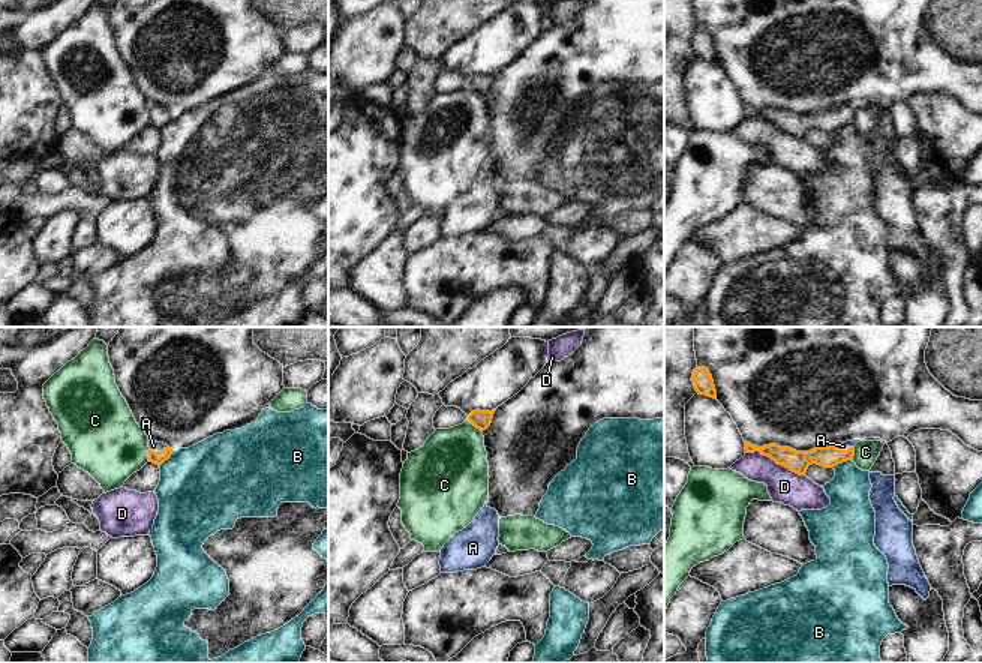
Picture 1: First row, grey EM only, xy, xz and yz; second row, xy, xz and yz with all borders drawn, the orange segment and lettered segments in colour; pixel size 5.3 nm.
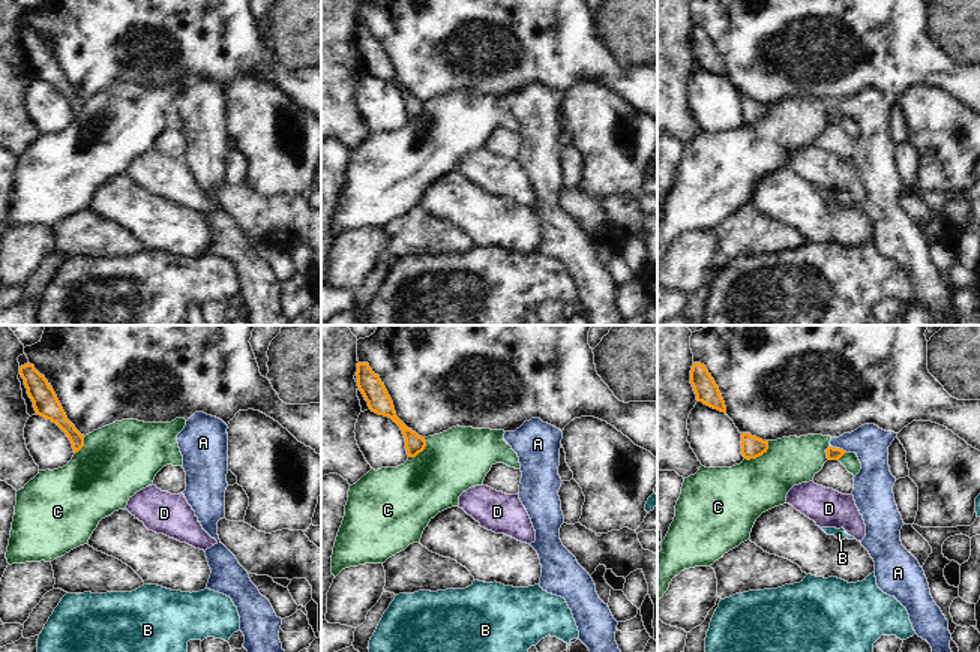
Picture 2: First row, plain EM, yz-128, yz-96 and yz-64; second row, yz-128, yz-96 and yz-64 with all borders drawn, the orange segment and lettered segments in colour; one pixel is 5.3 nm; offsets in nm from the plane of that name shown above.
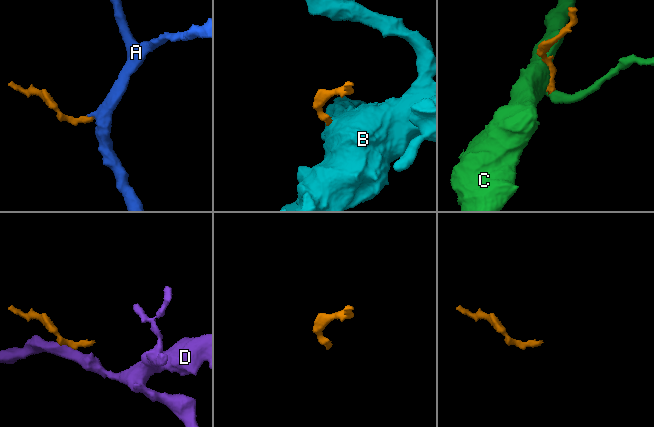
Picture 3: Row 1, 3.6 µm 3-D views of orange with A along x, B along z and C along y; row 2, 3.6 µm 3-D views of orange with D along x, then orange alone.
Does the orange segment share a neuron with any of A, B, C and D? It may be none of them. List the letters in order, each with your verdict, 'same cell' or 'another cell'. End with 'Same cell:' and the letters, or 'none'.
A: same cell
B: another cell
C: another cell
D: another cell
Same cell: A

